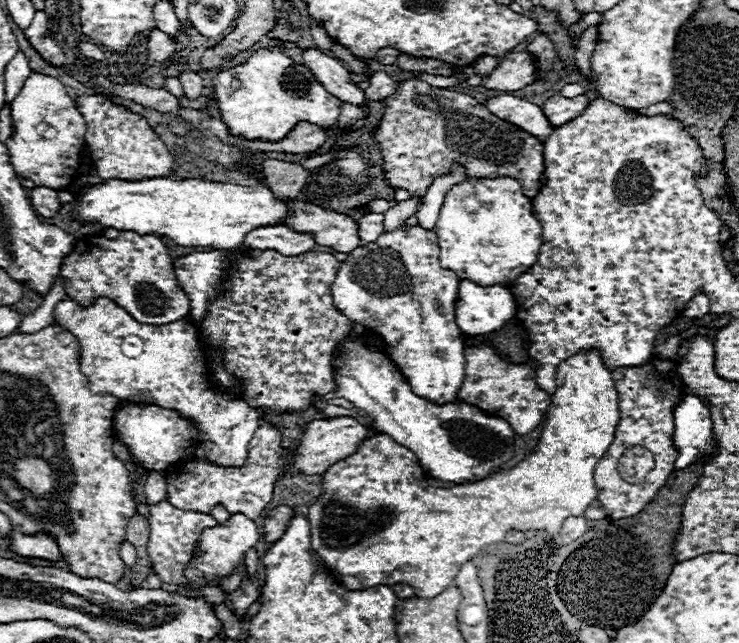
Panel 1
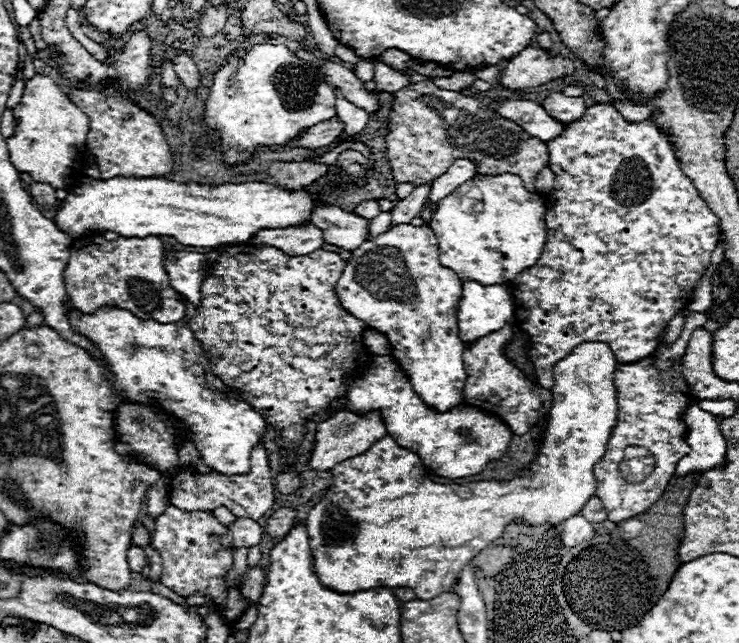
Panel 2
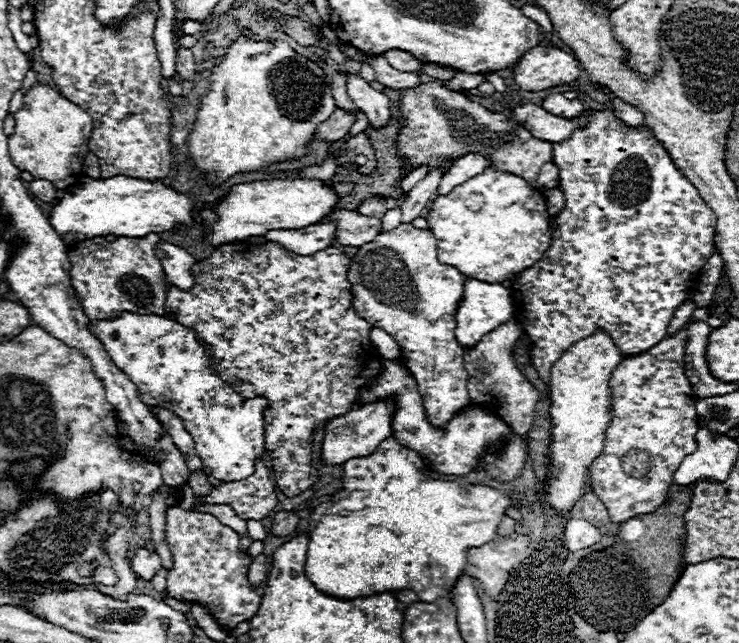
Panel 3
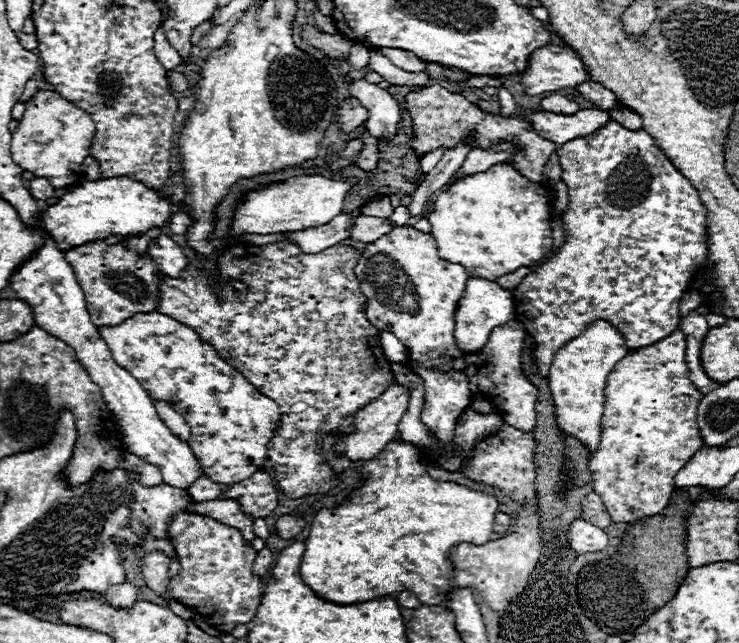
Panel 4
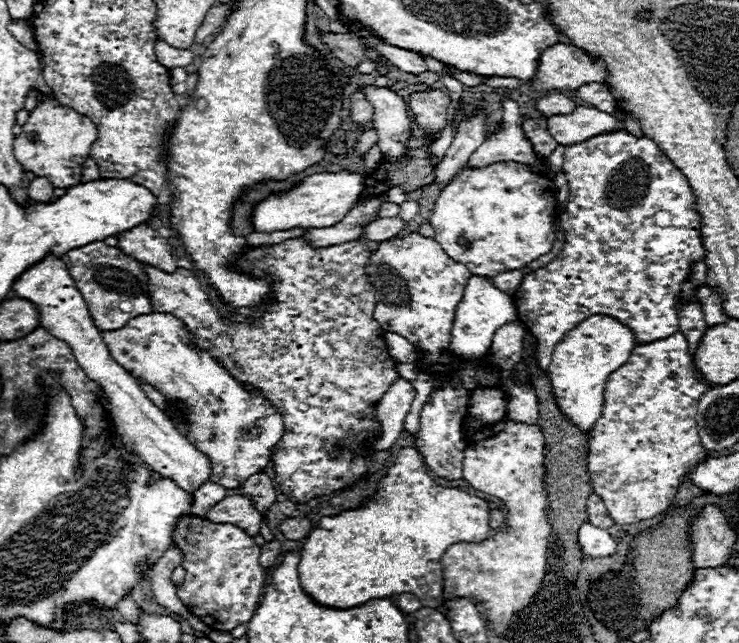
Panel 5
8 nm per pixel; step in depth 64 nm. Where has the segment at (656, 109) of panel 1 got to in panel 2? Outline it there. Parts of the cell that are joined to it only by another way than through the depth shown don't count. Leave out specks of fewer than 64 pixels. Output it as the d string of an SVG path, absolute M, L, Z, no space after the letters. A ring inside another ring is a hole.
M614 100L612 102L616 106L616 110L628 120L628 122L642 122L650 116L652 108L644 108L644 106L636 106L636 104L630 104L630 102L620 102L620 100Z

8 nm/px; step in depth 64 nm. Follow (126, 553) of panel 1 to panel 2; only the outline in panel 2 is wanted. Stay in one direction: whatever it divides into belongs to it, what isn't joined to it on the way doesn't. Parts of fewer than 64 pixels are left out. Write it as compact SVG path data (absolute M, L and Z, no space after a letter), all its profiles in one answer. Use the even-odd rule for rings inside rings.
M132 546L132 548L128 550L128 562L130 562L130 568L132 568L134 572L142 572L146 560L148 560L148 556L146 556L146 552L144 552L142 548Z

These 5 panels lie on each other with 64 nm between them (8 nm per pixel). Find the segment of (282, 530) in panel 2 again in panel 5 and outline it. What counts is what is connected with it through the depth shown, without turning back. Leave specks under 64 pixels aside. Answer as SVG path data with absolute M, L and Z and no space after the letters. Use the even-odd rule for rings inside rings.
M288 518L280 524L280 532L288 538L288 540L300 540L304 536L308 536L308 532L312 530L312 522L308 518Z

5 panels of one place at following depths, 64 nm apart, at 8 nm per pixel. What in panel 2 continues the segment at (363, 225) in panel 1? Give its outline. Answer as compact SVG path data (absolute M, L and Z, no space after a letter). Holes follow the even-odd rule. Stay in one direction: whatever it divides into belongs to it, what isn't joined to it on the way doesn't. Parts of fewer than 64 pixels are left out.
M382 212L380 216L372 218L372 226L370 226L372 236L370 236L370 238L378 236L378 234L382 234L382 232L388 232L388 228L392 228L392 214L390 214L390 212Z

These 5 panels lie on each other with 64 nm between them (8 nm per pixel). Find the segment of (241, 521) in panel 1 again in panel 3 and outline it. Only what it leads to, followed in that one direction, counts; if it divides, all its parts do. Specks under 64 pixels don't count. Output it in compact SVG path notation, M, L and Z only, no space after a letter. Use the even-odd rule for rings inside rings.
M248 520L248 534L252 540L264 540L266 538L266 526L260 520Z

